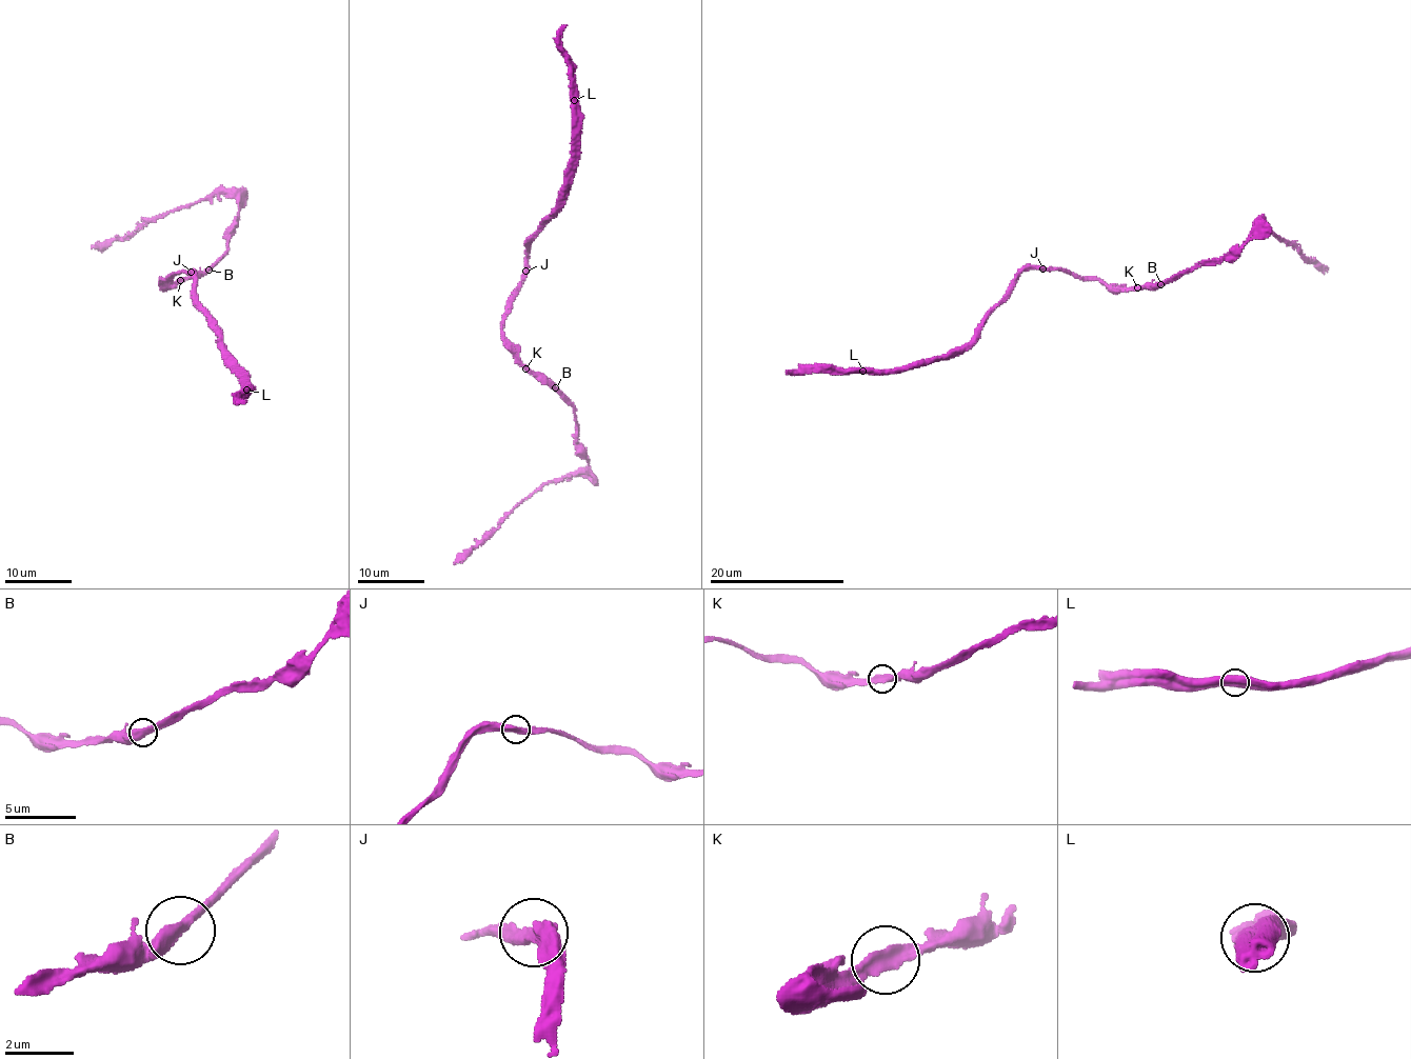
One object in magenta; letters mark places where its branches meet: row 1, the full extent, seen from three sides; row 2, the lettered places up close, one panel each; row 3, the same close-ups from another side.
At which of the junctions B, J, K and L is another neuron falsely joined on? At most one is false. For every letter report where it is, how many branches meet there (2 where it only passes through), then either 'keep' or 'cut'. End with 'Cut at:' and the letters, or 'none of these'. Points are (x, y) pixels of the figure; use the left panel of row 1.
B: (209, 270) | 2 | keep
J: (191, 272) | 2 | keep
K: (180, 280) | 2 | keep
L: (246, 390) | 2 | cut
Cut at: L

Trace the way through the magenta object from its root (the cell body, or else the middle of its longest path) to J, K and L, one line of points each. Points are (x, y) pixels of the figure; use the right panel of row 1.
J: (1103, 281), (1081, 279), (1064, 270), (1044, 268)
K: (1103, 281), (1108, 285), (1136, 287)
L: (1103, 281), (1081, 279), (1057, 268), (1025, 268), (969, 343), (908, 368), (888, 373), (862, 371)

